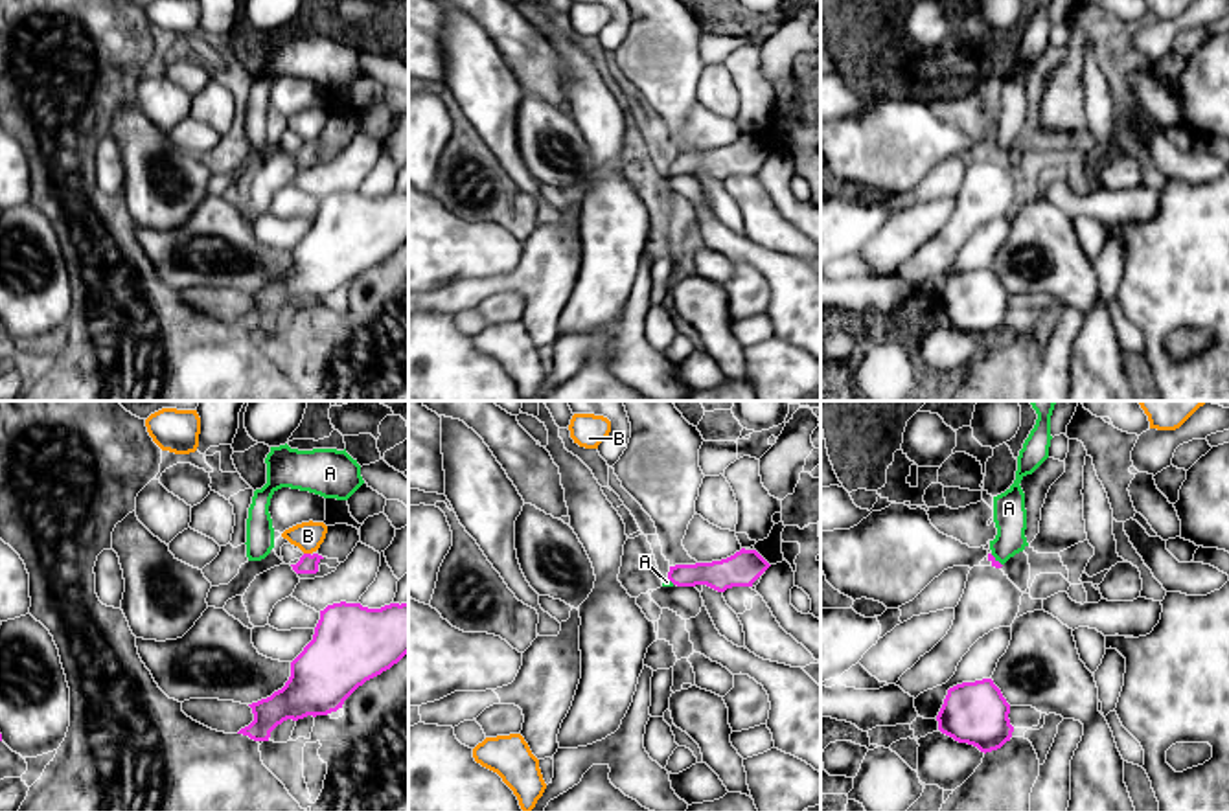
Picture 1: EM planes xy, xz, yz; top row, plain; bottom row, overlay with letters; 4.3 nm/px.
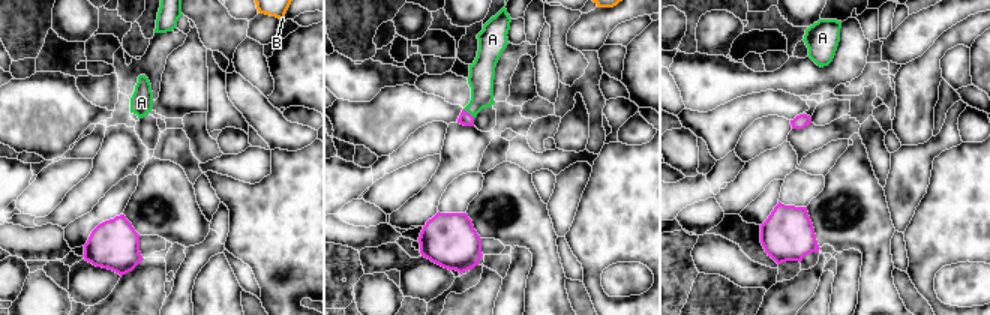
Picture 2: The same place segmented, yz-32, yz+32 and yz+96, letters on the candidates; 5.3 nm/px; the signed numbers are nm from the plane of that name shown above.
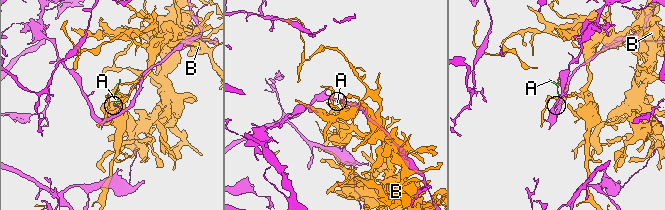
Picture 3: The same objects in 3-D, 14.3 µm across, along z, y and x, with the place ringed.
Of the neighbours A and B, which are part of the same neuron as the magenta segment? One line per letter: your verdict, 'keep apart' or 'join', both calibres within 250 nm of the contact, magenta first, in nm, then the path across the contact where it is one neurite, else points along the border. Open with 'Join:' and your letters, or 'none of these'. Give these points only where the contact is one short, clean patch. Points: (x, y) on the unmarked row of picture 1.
Join: A
A: join | 30/140 nm | across yz (990, 146), (994, 148), (1009, 129), (1009, 96)
B: keep apart | 90/130 nm

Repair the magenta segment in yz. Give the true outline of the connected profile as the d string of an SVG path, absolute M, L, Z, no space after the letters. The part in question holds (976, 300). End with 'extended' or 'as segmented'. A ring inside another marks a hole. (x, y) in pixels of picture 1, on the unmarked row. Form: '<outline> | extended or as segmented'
M992 267L962 270L948 278L936 303L938 318L959 331L992 340L1010 329L1010 292Z | as segmented

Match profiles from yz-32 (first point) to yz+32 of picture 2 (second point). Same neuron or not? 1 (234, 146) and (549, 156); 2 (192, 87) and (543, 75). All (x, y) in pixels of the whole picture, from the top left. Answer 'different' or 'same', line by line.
1: different
2: different

